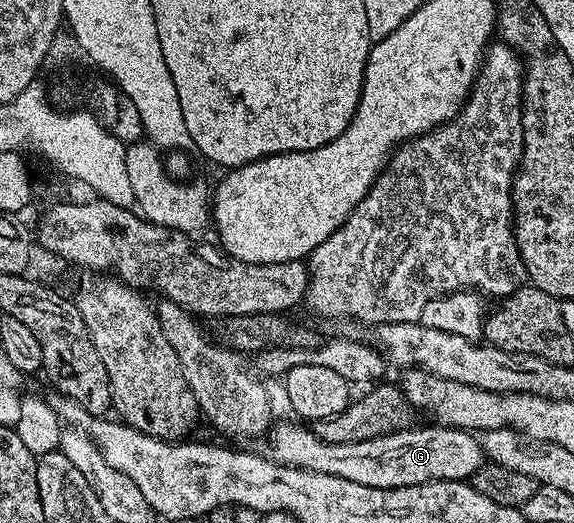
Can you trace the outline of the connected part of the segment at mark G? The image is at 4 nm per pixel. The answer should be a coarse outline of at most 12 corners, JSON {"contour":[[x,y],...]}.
{"contour":[[425,423],[363,443],[306,424],[267,434],[279,465],[363,487],[464,481],[486,464],[468,429]]}

